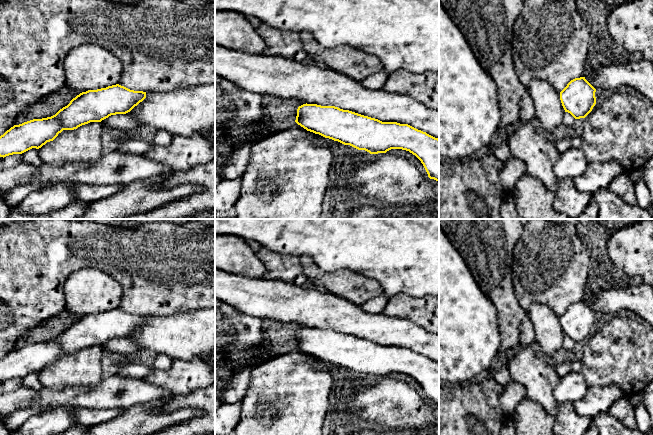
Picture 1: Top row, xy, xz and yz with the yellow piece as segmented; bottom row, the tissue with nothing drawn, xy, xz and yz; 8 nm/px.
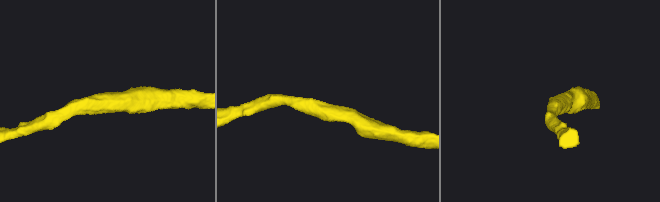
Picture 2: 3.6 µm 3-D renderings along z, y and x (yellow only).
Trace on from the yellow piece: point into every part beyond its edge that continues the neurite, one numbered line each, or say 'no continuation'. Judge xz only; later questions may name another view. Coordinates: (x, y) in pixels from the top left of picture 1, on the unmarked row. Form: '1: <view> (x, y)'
1: xz (277, 300)

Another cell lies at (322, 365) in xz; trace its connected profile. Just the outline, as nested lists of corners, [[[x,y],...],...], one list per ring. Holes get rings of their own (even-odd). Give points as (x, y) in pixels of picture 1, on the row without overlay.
[[[310,356],[313,360],[315,360],[318,364],[318,368],[320,370],[325,370],[325,371],[328,371],[330,372],[332,375],[334,374],[334,371],[336,370],[336,366],[332,363],[329,363],[329,362],[325,362],[319,358],[315,358],[313,356]]]

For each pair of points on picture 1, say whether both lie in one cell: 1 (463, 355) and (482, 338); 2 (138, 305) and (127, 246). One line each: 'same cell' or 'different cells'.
1: same cell
2: same cell

